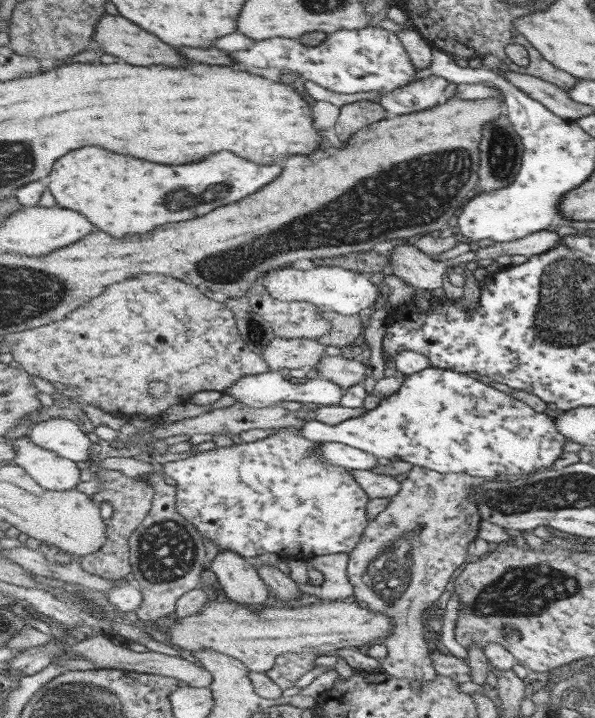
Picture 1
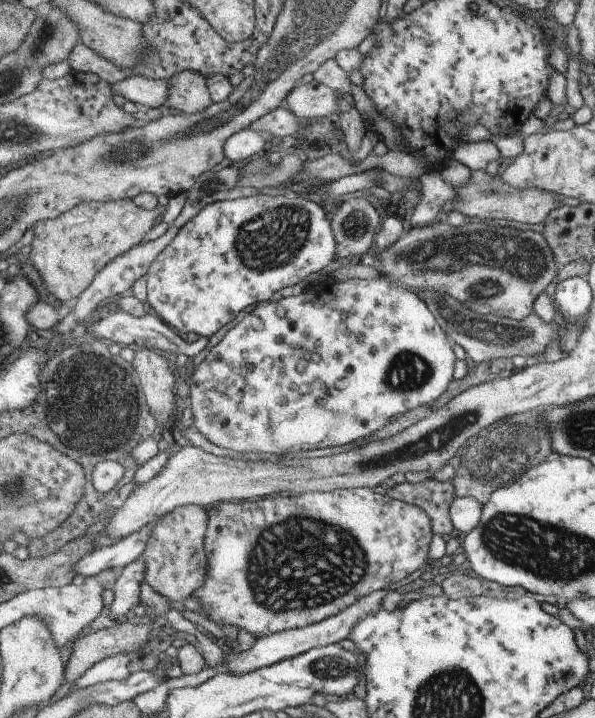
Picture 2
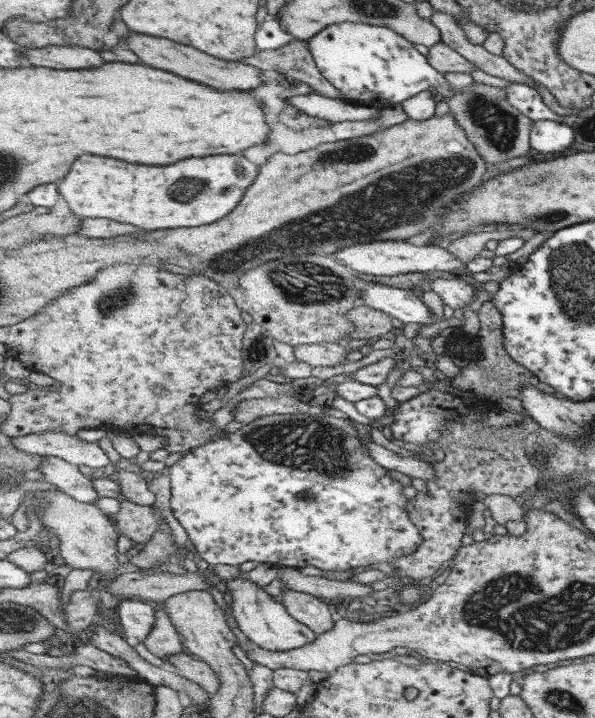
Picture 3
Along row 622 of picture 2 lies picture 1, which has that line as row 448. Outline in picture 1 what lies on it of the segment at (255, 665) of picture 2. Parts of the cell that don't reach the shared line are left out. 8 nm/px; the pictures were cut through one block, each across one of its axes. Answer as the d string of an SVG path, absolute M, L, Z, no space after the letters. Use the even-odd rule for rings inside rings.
M339 442L321 443L318 448L319 457L325 463L339 465L349 470L369 470L377 468L377 457L359 448L353 448L347 444Z

